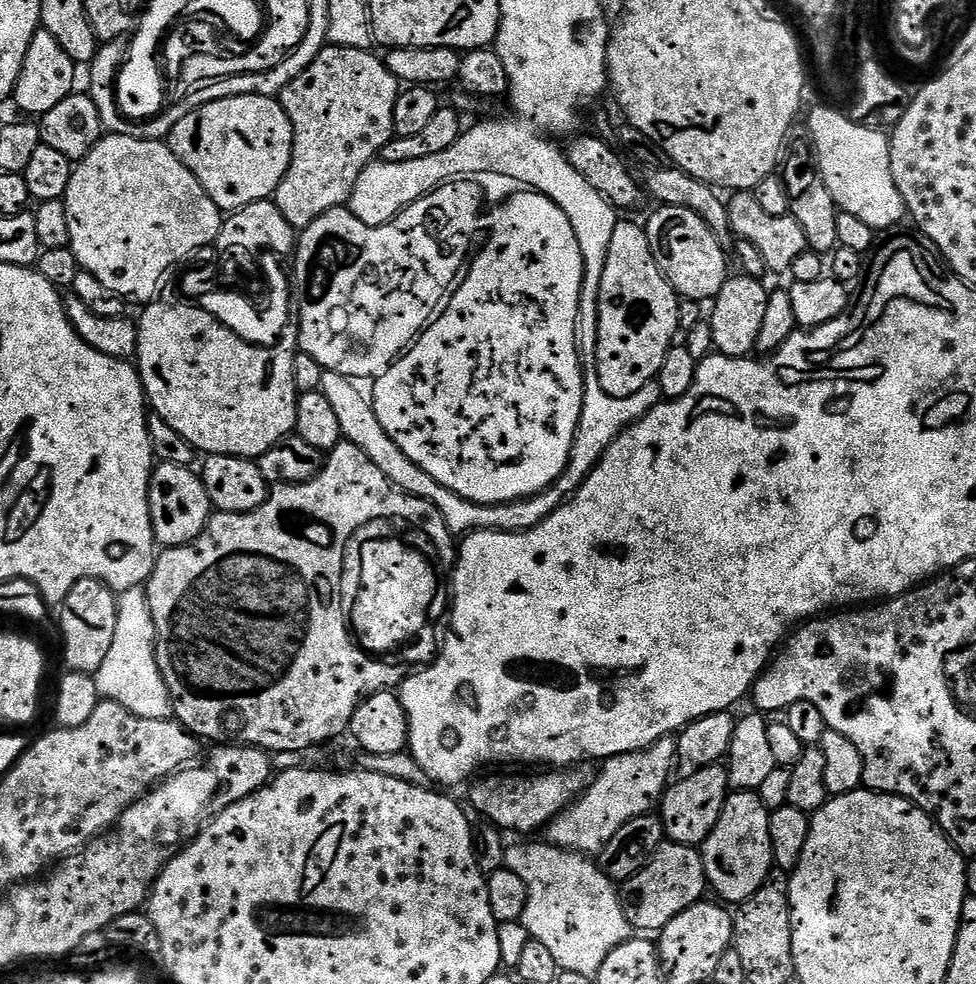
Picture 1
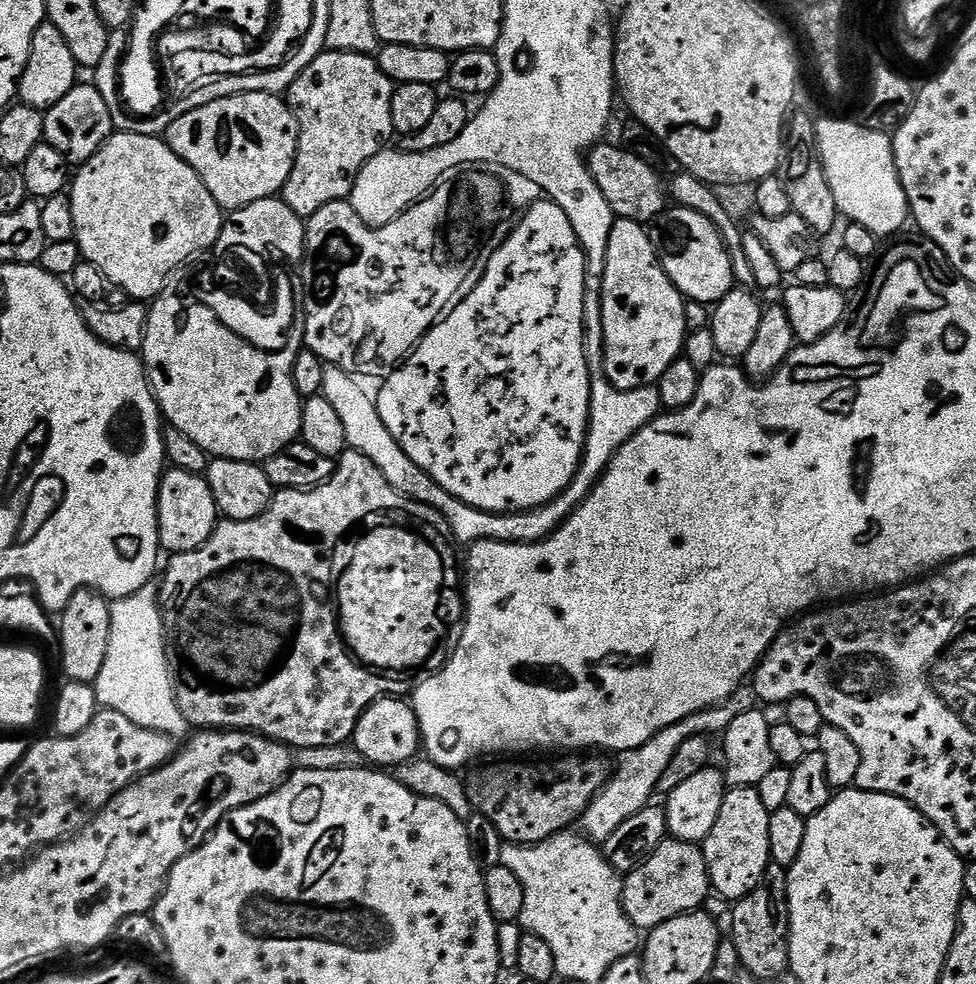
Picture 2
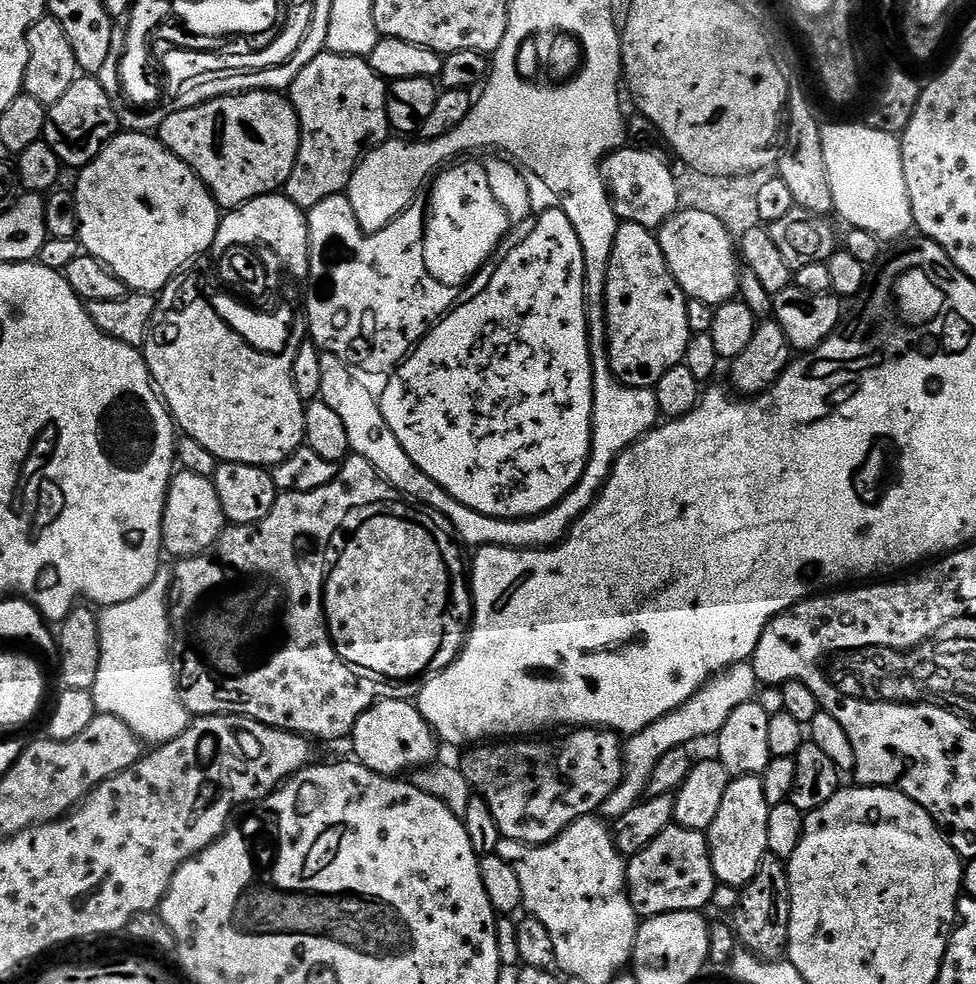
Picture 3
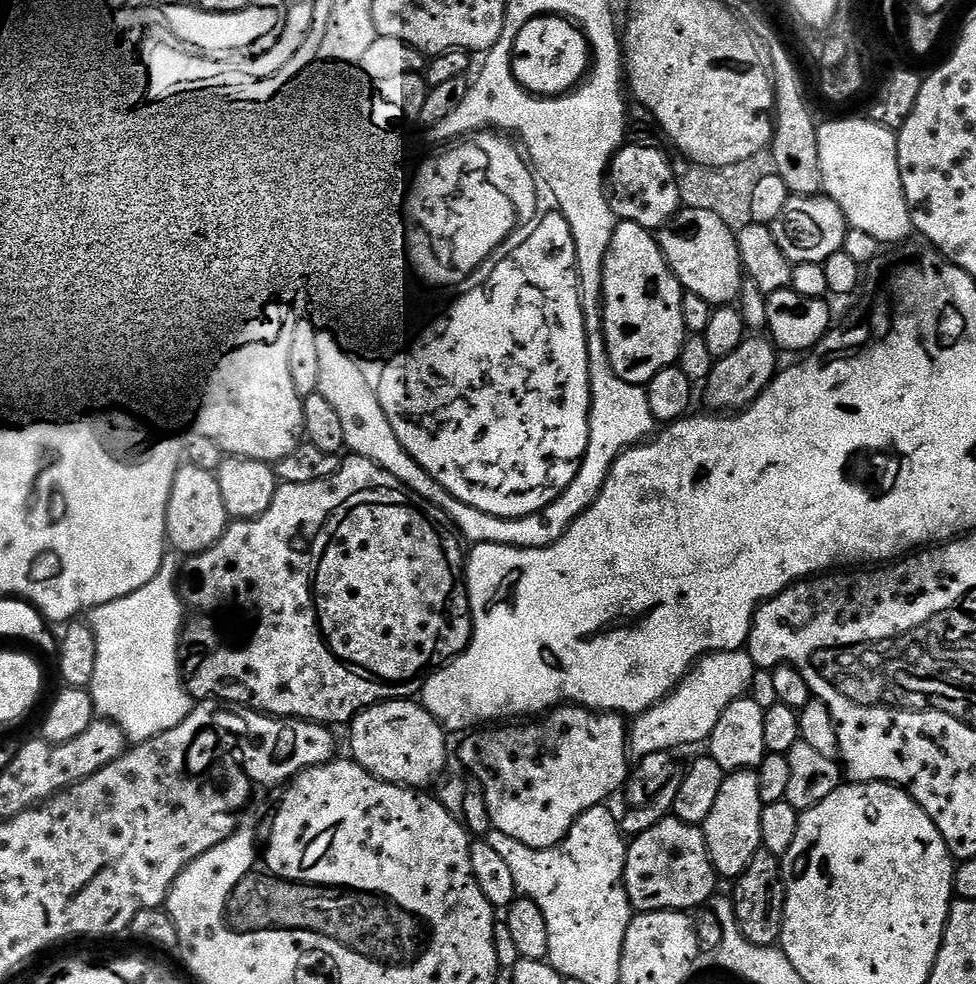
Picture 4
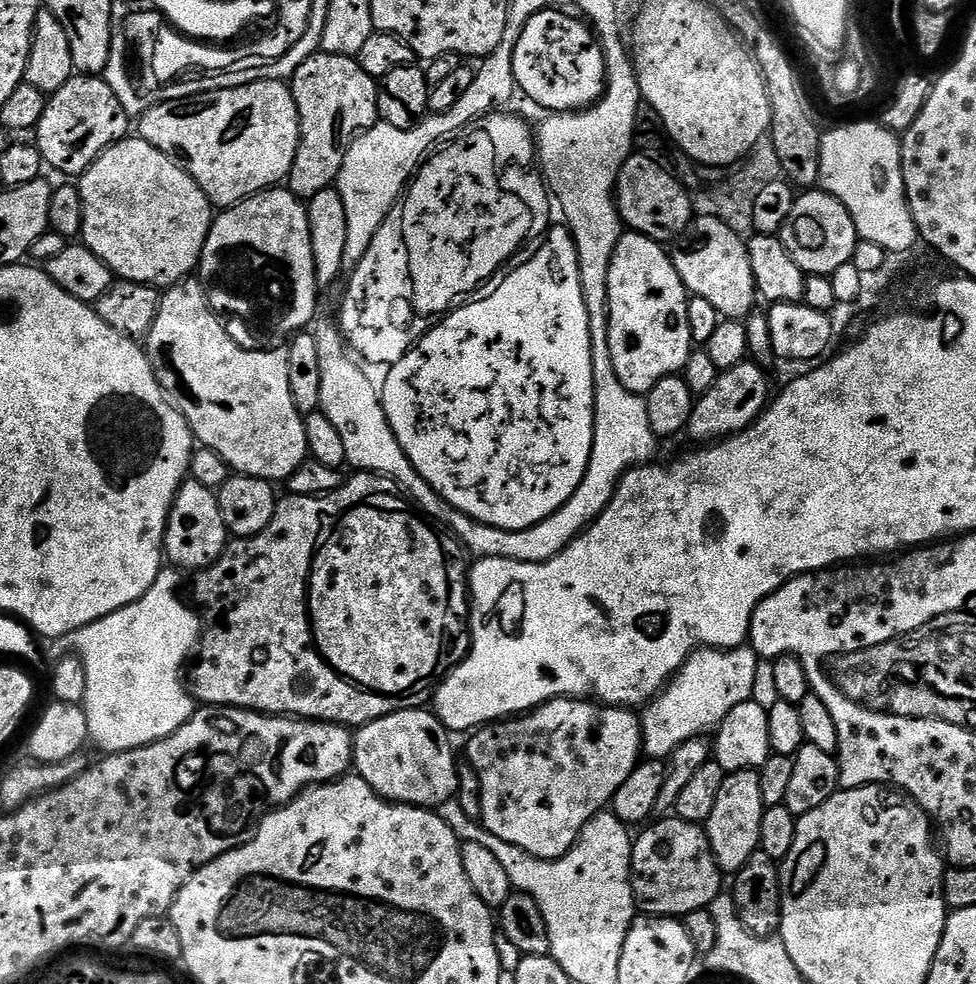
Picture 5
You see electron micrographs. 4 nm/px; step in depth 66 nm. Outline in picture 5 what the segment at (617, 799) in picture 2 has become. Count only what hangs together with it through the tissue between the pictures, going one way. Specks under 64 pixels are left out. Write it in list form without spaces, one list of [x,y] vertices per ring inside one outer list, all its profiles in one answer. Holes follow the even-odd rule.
[[[751,646],[697,648],[676,671],[675,677],[669,680],[659,695],[643,709],[644,748],[652,751],[649,753],[668,758],[678,750],[678,746],[682,746],[682,742],[711,733],[724,721],[726,714],[734,710],[734,706],[753,699],[756,663],[758,657]]]

